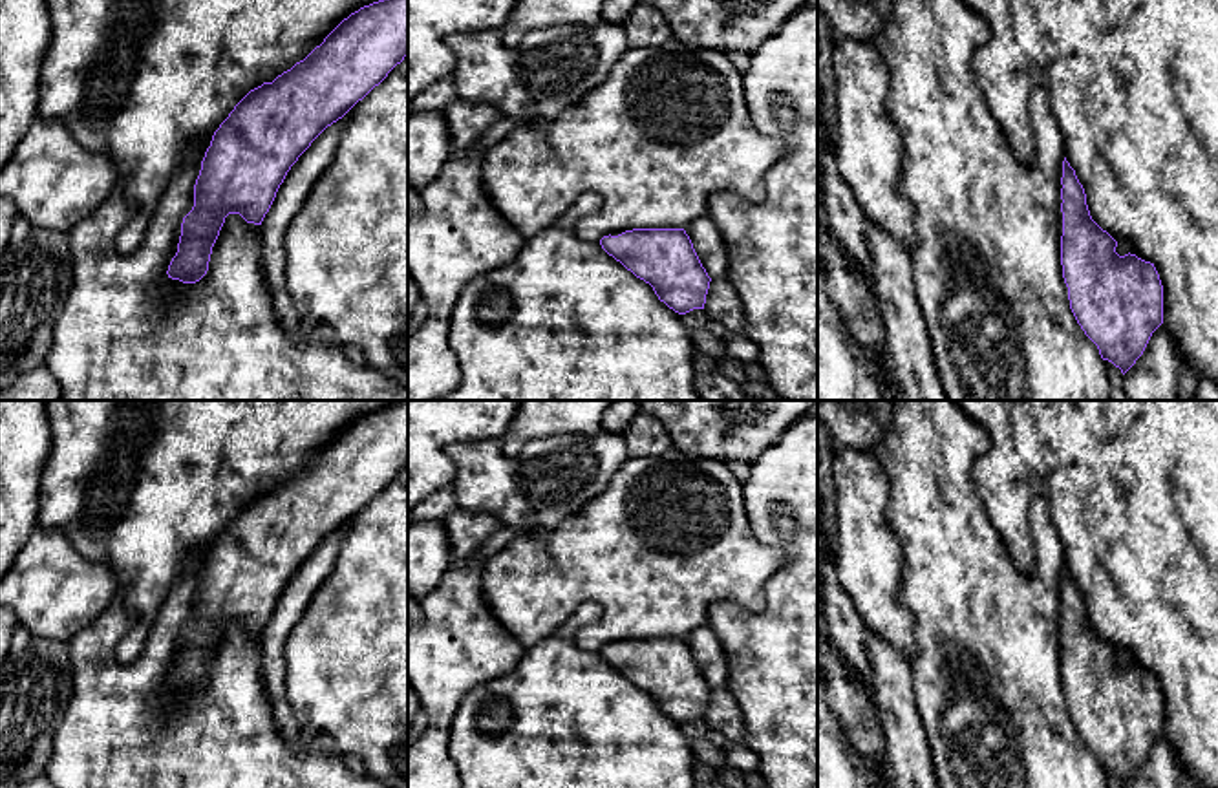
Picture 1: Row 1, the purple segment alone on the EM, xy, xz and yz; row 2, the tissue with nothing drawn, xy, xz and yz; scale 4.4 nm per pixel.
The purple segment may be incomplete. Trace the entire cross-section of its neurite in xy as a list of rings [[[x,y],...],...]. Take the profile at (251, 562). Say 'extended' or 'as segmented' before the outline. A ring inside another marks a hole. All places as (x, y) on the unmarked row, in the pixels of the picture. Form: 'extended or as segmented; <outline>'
as segmented; [[[408,400],[344,428],[304,470],[251,499],[214,541],[168,687],[199,691],[229,623],[262,634],[291,576],[408,464]]]

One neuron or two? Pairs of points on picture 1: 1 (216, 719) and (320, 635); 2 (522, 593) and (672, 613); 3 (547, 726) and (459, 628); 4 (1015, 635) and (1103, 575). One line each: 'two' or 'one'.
1: two
2: one
3: two
4: two

